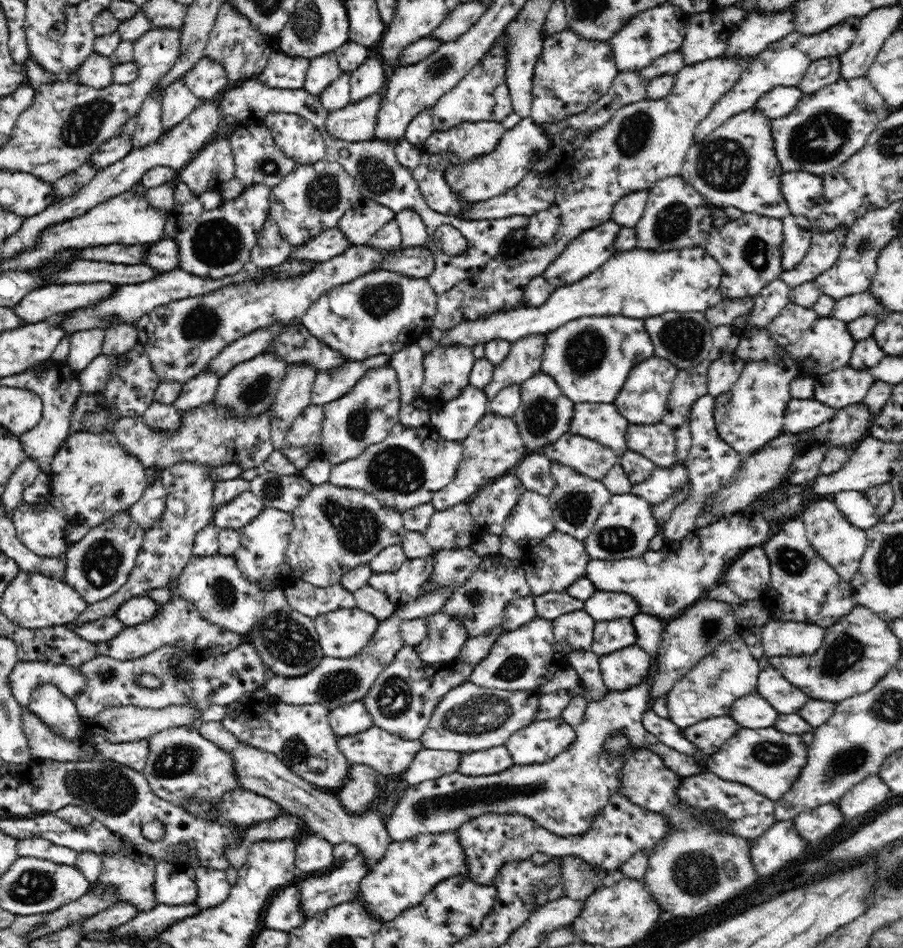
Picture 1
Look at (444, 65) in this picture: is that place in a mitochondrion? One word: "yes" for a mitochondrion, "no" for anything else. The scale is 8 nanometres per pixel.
yes

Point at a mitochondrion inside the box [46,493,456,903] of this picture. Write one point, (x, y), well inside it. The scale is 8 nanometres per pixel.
(108, 789)

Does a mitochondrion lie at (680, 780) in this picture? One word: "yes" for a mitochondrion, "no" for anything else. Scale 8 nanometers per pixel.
no

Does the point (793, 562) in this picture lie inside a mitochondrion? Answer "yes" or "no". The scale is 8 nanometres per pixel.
yes

